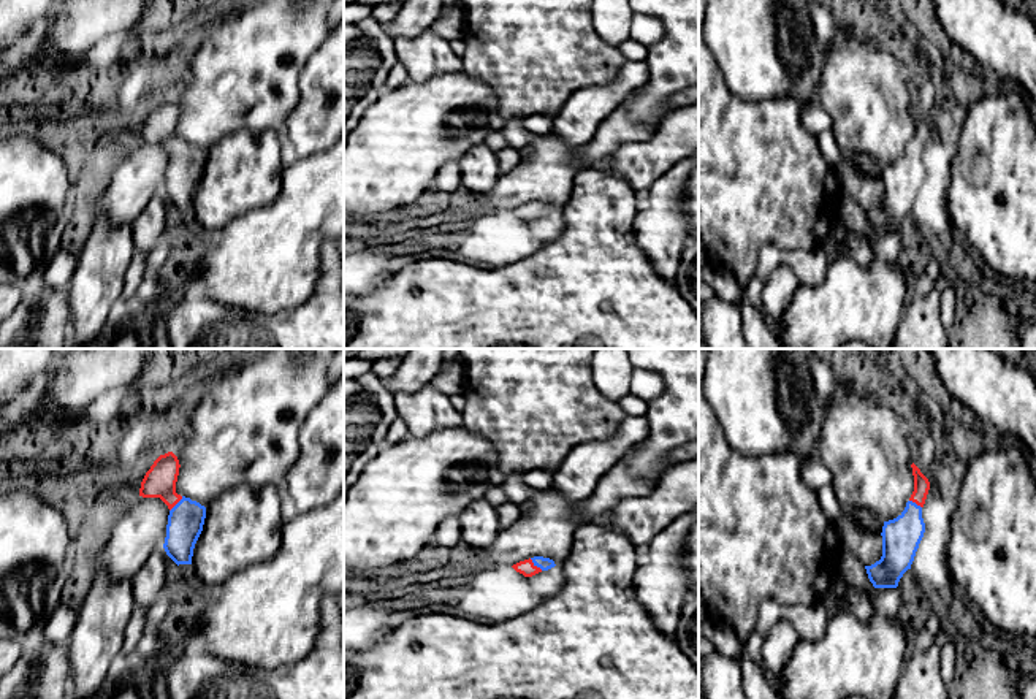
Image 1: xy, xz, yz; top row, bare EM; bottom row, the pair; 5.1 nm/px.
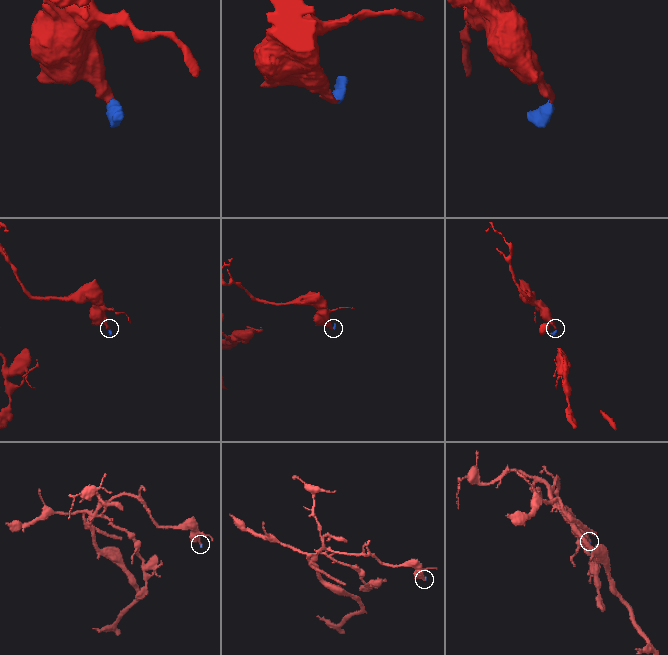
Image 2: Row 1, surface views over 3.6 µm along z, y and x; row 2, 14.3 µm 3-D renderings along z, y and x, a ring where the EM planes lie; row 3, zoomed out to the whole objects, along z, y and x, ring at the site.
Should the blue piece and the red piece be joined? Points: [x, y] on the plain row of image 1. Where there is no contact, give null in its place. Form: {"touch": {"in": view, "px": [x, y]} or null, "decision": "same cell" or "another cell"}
{"touch": {"in": "xz", "px": [536, 210]}, "decision": "same cell"}

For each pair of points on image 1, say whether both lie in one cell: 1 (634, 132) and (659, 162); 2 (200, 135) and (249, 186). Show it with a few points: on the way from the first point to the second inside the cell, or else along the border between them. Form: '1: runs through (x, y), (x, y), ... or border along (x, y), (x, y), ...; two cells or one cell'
1: border along (655, 130), (647, 140), (623, 141), (609, 154); two cells
2: border along (244, 129), (222, 135), (206, 154); two cells

